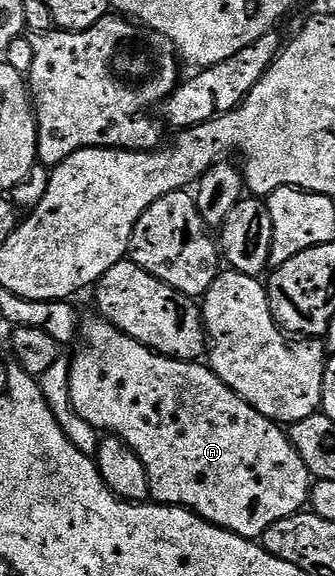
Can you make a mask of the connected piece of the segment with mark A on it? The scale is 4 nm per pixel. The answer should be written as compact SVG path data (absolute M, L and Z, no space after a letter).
M82 319L79 324L77 353L69 365L71 406L98 433L117 436L139 454L147 470L150 497L156 503L186 508L244 540L257 540L267 526L308 505L311 477L282 425L259 414L204 363L161 356L125 336L108 320L96 319Z

